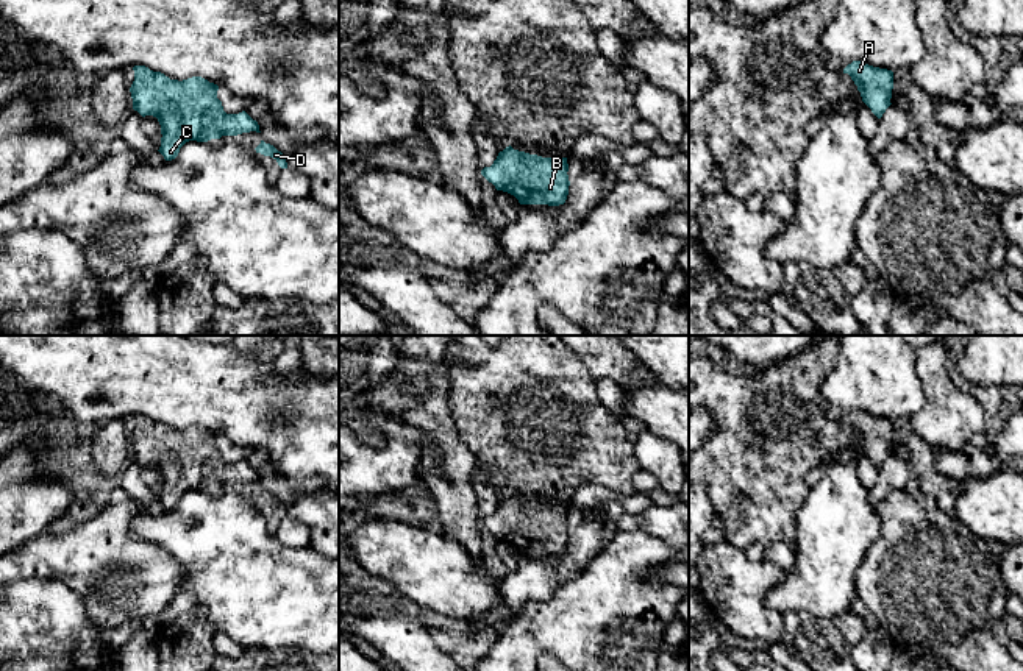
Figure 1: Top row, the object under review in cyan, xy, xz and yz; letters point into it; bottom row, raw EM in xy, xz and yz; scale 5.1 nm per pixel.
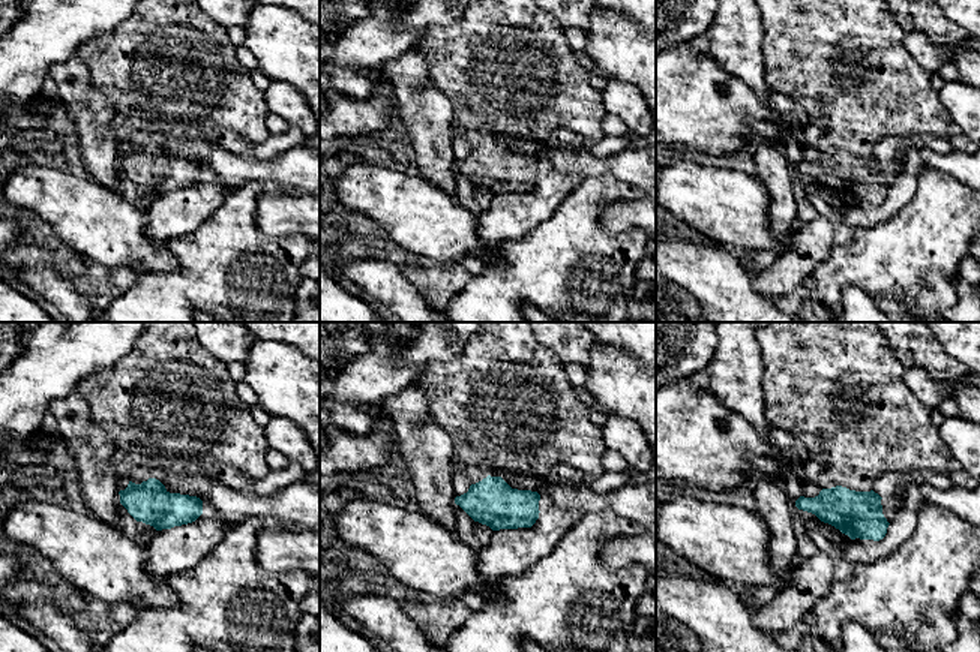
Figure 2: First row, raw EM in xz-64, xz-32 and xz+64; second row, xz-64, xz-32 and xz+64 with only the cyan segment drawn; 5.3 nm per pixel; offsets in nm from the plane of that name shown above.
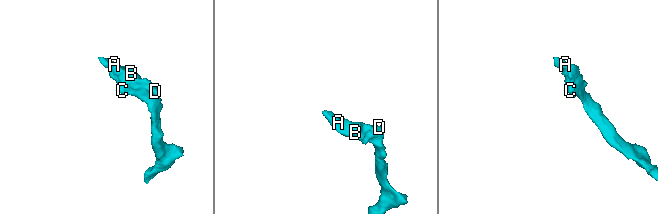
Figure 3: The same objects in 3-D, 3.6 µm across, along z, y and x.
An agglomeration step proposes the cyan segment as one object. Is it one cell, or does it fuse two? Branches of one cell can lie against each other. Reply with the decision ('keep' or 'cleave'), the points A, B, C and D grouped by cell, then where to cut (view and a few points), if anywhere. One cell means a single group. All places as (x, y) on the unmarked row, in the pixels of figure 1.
keep | A B C D | no cut

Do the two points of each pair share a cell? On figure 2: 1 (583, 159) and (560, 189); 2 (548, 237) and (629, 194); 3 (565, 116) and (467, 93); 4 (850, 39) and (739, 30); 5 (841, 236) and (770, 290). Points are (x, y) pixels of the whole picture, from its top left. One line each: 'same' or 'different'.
1: different
2: same
3: same
4: different
5: same

